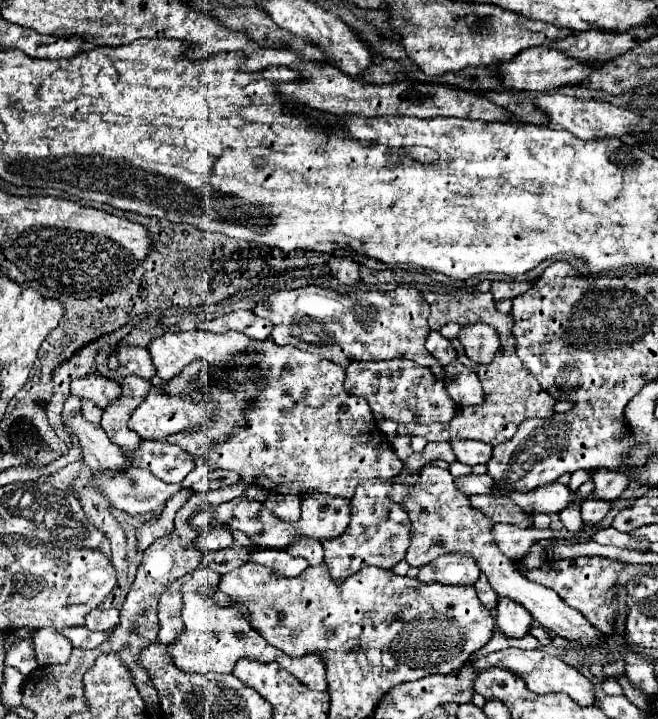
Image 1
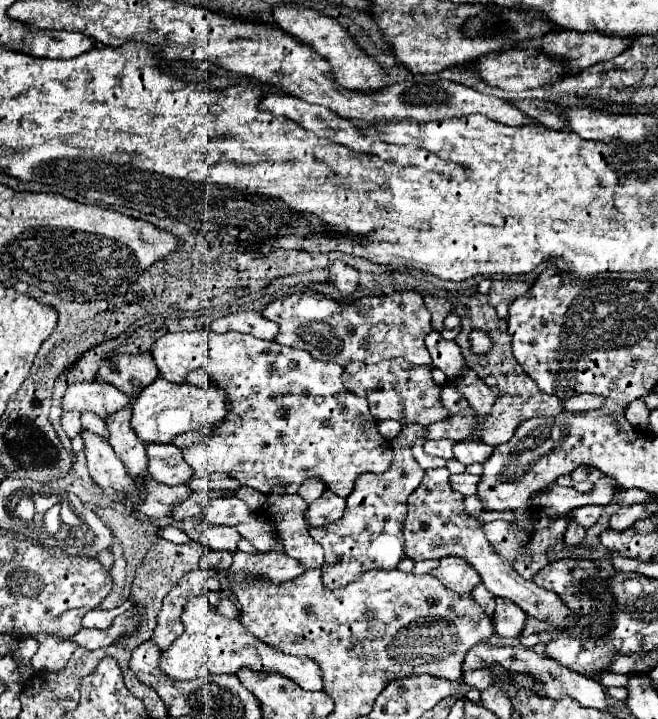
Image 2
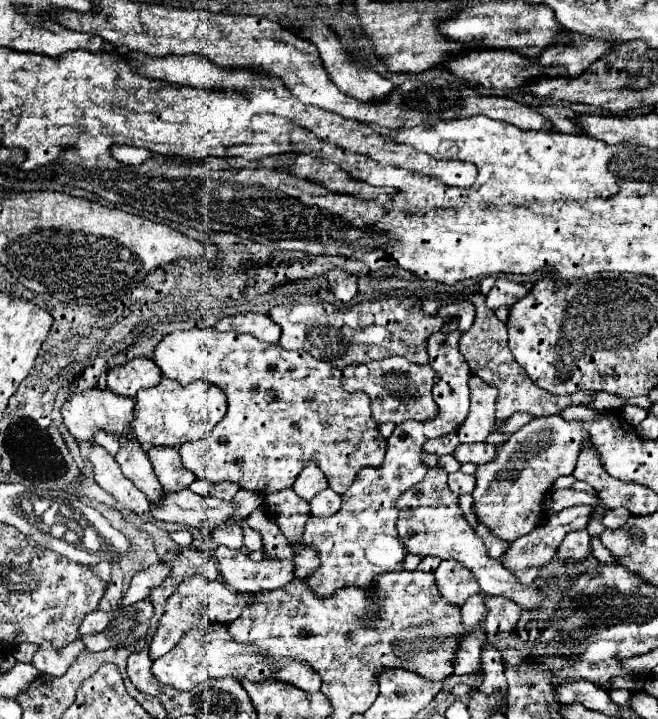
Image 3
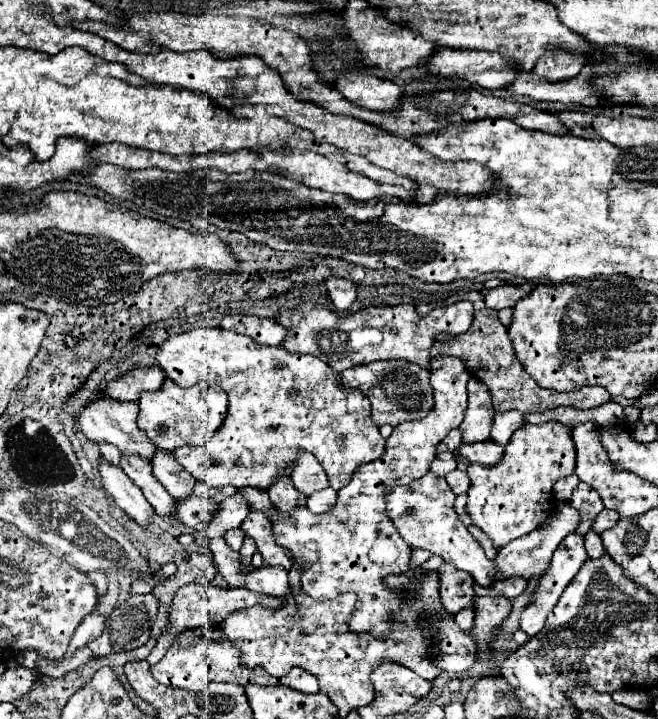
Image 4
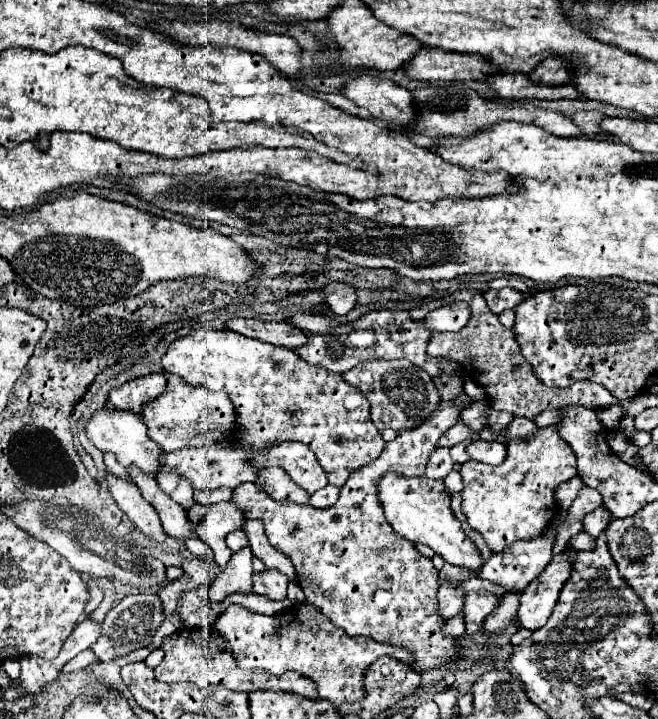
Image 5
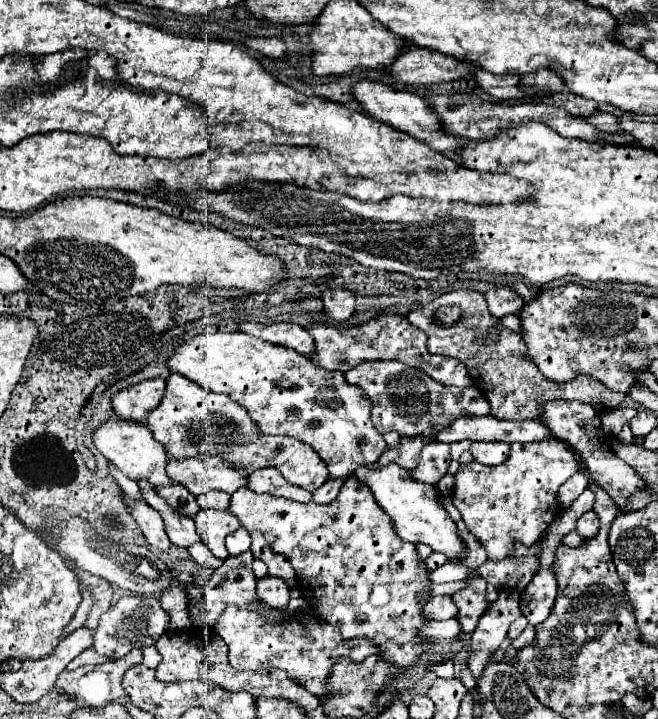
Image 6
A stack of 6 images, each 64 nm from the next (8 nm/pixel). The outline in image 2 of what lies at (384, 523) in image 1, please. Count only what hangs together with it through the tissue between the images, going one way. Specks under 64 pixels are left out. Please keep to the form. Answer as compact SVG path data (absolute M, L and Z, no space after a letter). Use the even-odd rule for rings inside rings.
M410 424L404 426L402 432L392 442L394 462L392 468L384 474L364 474L356 480L356 488L346 498L348 506L344 518L328 528L310 530L312 538L324 548L324 564L322 564L322 582L326 588L346 586L350 580L360 576L360 572L368 568L394 570L404 556L404 520L406 520L406 500L412 490L418 488L424 470L414 460L410 446L400 442L414 442L424 436L424 426Z

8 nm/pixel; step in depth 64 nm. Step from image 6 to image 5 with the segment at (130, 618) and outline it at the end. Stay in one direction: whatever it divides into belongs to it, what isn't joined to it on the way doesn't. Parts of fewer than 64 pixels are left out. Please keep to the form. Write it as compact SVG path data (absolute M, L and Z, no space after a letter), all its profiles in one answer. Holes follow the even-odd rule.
M154 592L130 594L106 614L106 620L102 622L100 640L96 640L96 644L92 644L92 650L104 662L108 662L116 656L130 654L132 650L144 648L150 642L150 636L156 632L156 628L162 624L162 620L164 620L164 614L162 614L162 602L160 602L158 594L154 594Z

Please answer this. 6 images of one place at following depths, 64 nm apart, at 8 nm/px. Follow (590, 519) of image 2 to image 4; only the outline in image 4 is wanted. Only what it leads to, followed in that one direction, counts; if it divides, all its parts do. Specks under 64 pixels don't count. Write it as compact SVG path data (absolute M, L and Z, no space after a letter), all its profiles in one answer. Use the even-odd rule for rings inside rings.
M568 504L556 506L556 512L552 516L548 516L548 520L540 528L536 528L536 532L530 532L528 536L520 536L520 538L512 540L510 544L506 544L504 548L500 548L500 552L494 560L496 566L498 566L496 578L498 580L508 580L508 578L514 578L514 576L522 576L522 578L530 580L534 576L542 576L546 572L546 568L550 566L554 550L578 526L580 526L580 512L576 508L572 508Z

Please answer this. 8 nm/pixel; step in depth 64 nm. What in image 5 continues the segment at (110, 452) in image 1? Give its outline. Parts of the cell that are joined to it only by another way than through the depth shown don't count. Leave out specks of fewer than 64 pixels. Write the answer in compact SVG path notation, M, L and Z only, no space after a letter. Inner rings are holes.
M106 472L106 482L108 482L108 490L112 494L112 498L116 500L116 504L126 512L126 516L152 540L156 542L164 542L164 530L160 524L160 518L156 514L156 510L152 508L152 504L148 504L138 486L134 482L128 482L124 478L118 478L110 472Z

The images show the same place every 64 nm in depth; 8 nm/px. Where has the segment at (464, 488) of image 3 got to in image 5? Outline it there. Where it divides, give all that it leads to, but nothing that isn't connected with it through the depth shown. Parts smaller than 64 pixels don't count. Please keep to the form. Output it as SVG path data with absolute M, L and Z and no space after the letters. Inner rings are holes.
M452 470L452 472L444 478L444 484L446 484L446 488L448 488L448 492L450 492L450 494L462 492L462 488L464 488L462 476L460 476L460 472L456 472L456 470Z

